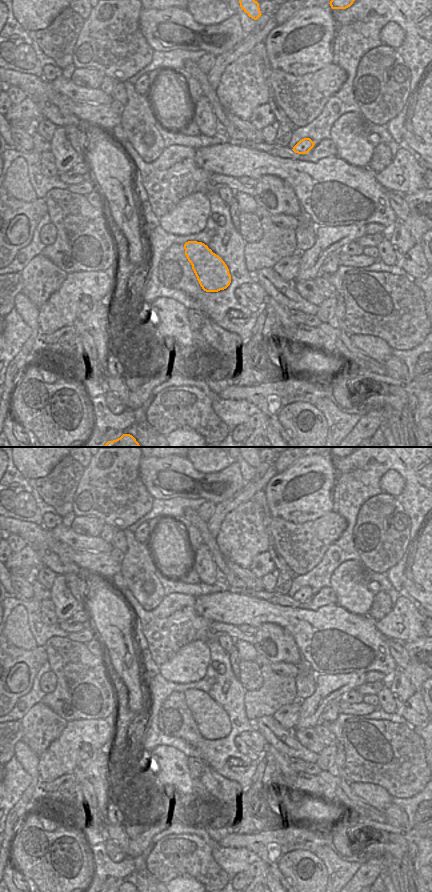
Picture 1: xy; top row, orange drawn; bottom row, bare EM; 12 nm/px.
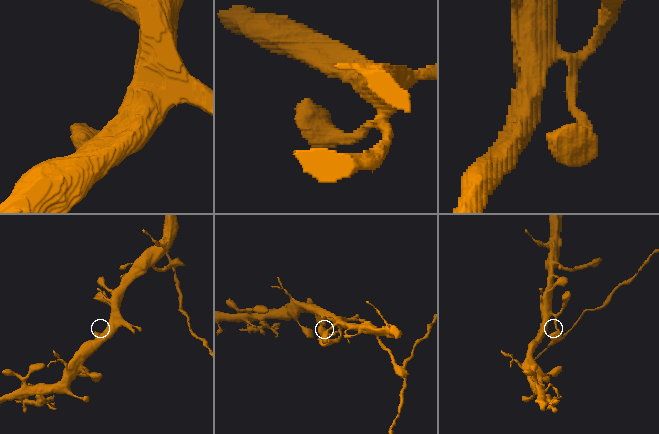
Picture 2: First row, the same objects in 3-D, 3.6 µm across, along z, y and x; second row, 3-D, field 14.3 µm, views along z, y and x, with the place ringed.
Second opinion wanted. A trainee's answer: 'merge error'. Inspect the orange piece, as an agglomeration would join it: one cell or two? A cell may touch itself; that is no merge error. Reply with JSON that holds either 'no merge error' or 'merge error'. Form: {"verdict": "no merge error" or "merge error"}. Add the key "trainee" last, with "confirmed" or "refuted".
{"verdict": "no merge error", "trainee": "refuted"}

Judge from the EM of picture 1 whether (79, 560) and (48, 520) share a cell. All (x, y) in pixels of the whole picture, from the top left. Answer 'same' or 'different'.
different

